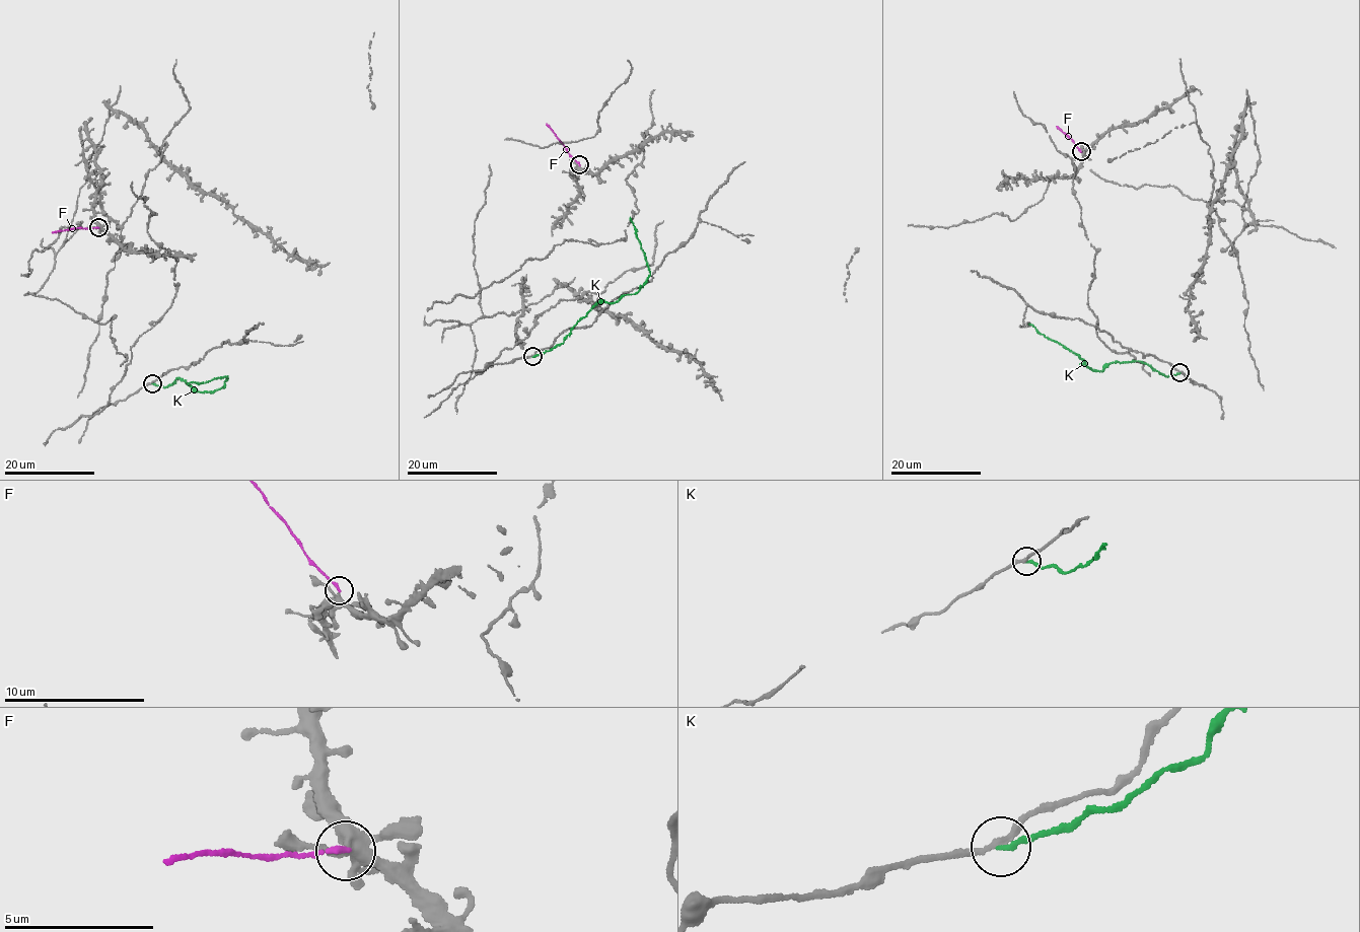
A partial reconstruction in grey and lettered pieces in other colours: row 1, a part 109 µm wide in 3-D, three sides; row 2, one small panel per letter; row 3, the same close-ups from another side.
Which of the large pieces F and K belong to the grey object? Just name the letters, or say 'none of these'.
none of these

